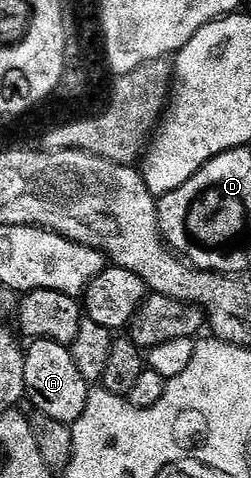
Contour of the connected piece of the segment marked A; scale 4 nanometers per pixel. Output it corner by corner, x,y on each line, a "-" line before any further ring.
37,338
26,347
25,353
26,401
31,401
38,413
53,416
53,420
74,424
87,407
89,383
85,376
81,376
70,349
53,340

